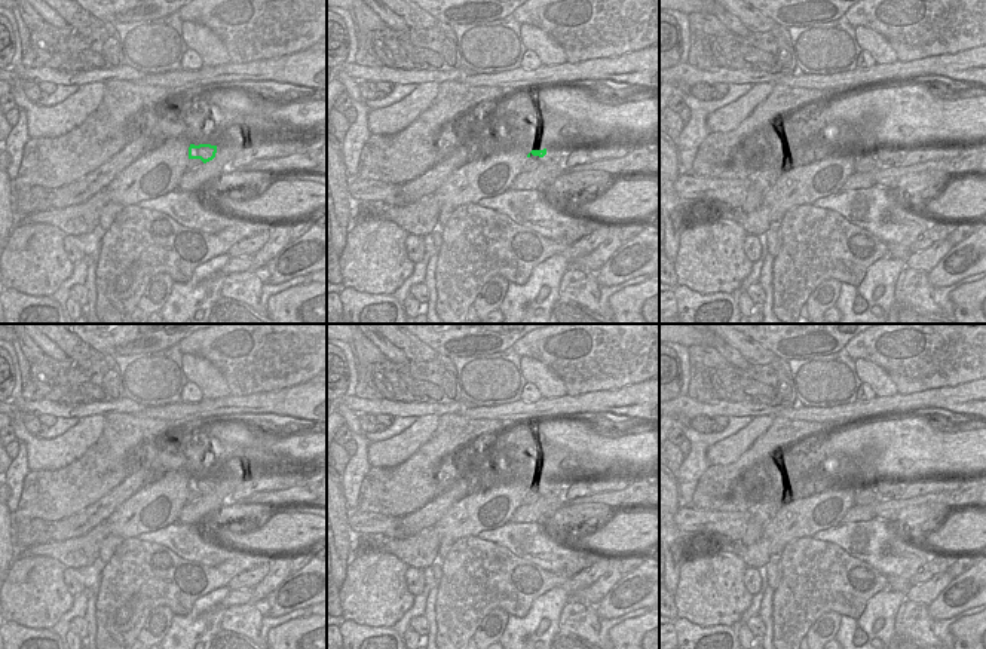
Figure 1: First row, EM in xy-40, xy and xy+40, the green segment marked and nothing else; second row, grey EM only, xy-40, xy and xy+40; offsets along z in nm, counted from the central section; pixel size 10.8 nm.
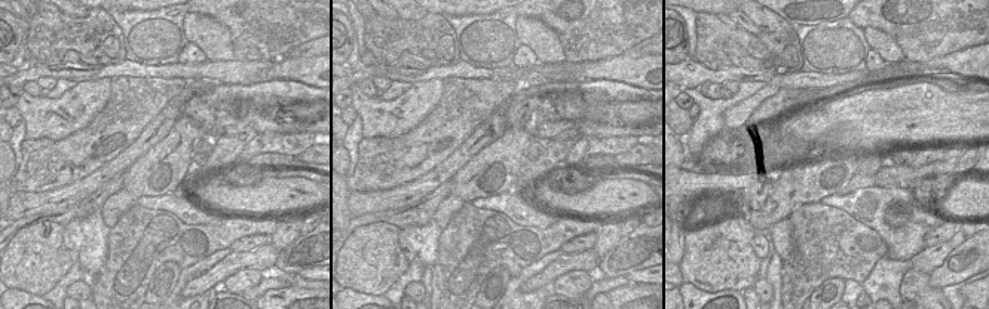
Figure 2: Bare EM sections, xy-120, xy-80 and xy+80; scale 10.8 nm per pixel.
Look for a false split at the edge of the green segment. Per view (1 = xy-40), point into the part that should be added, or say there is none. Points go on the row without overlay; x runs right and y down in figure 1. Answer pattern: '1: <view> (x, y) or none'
1: none

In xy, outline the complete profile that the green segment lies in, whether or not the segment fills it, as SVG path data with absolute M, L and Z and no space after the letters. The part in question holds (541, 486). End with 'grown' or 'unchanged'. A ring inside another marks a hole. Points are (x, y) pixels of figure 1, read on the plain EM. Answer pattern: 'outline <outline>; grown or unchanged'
outline M543 481L543 483L532 483L533 489L539 489L543 492L543 498L549 496L554 499L564 499L570 487L570 481Z; grown

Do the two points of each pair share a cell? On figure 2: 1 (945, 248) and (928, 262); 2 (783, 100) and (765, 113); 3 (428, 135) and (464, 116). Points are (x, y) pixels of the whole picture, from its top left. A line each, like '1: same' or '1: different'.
1: same
2: same
3: same

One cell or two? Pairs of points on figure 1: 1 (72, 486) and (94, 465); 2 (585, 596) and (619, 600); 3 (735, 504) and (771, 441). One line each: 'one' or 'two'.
1: one
2: two
3: one

